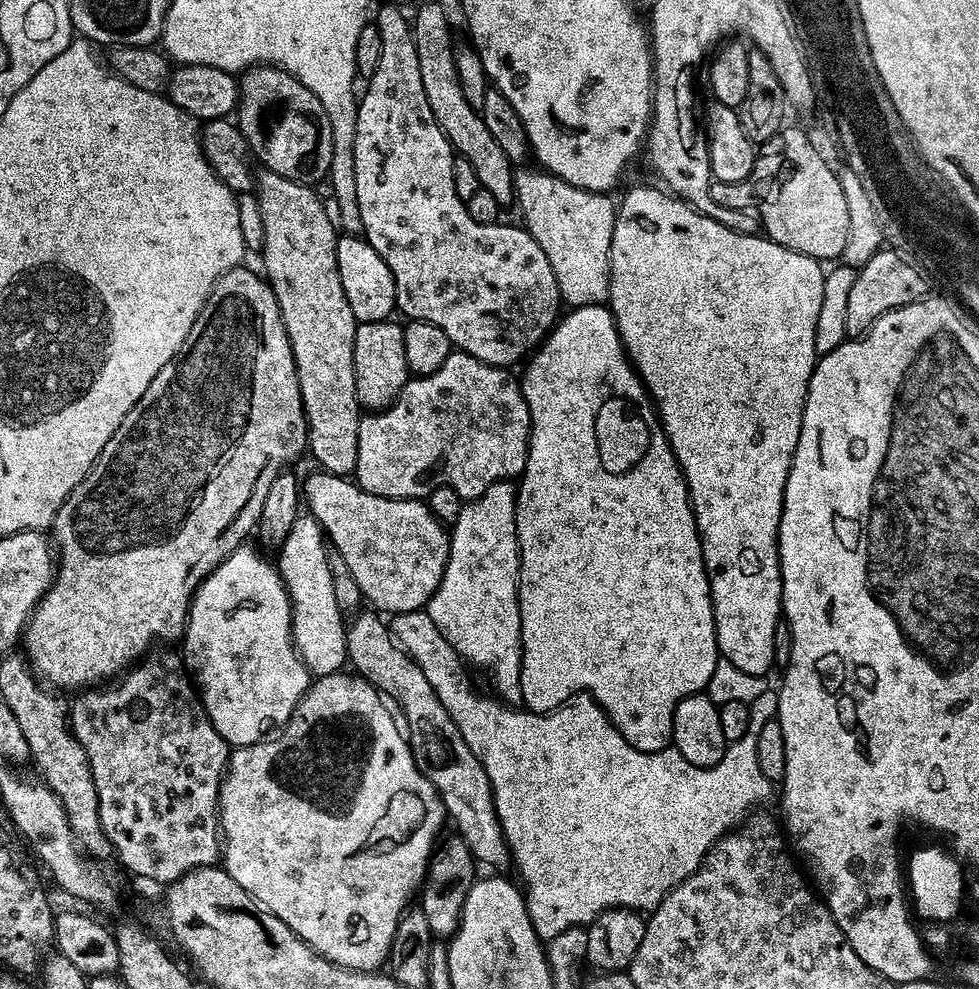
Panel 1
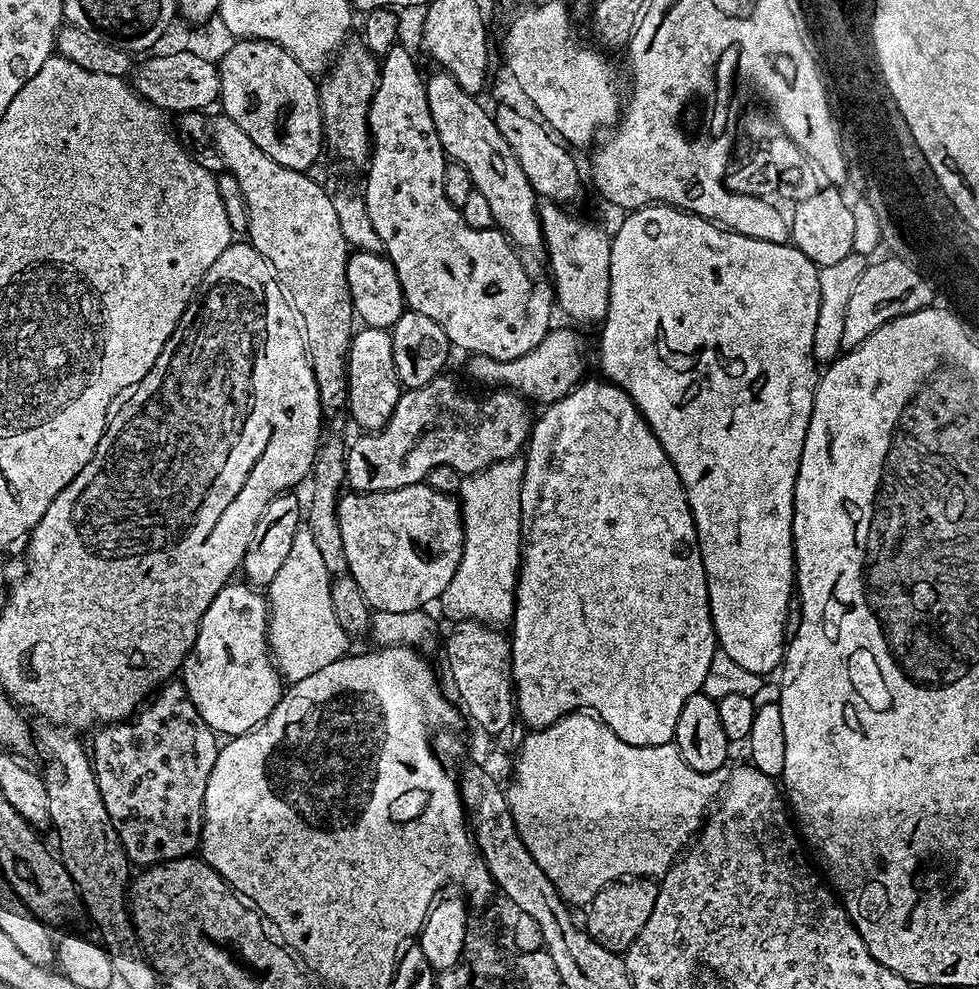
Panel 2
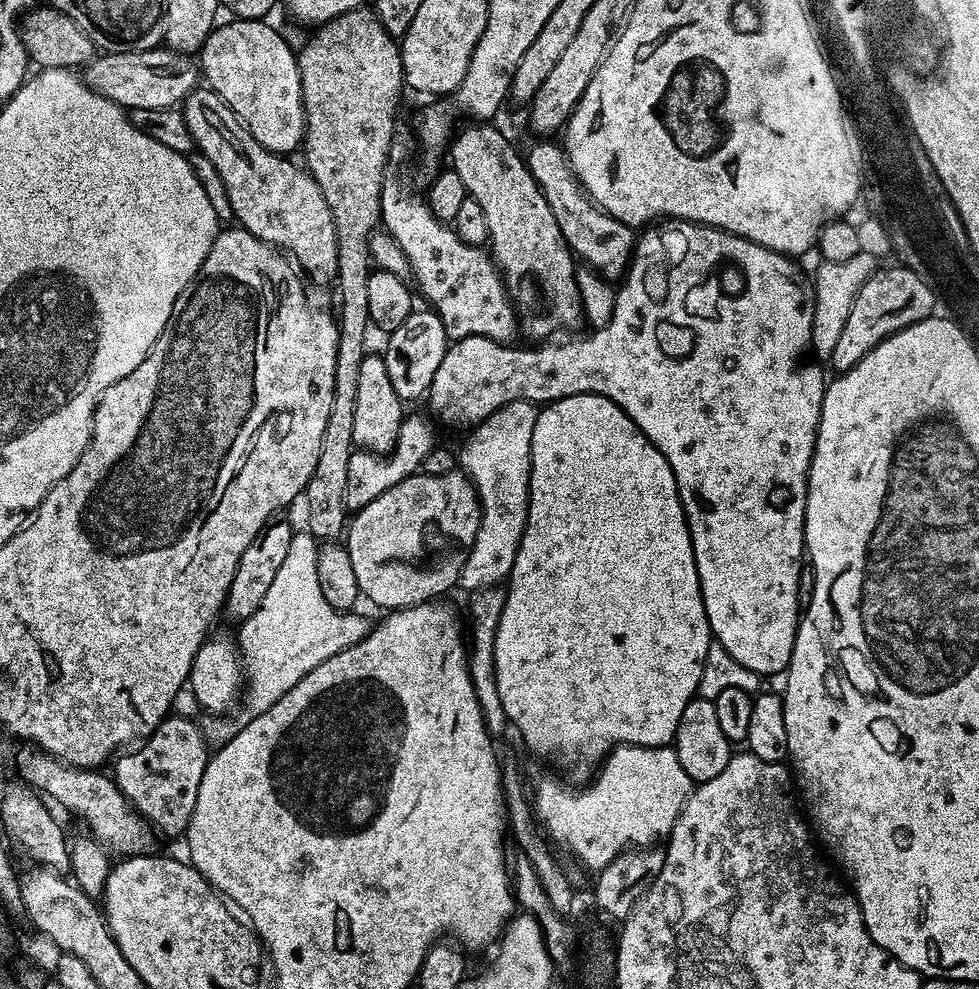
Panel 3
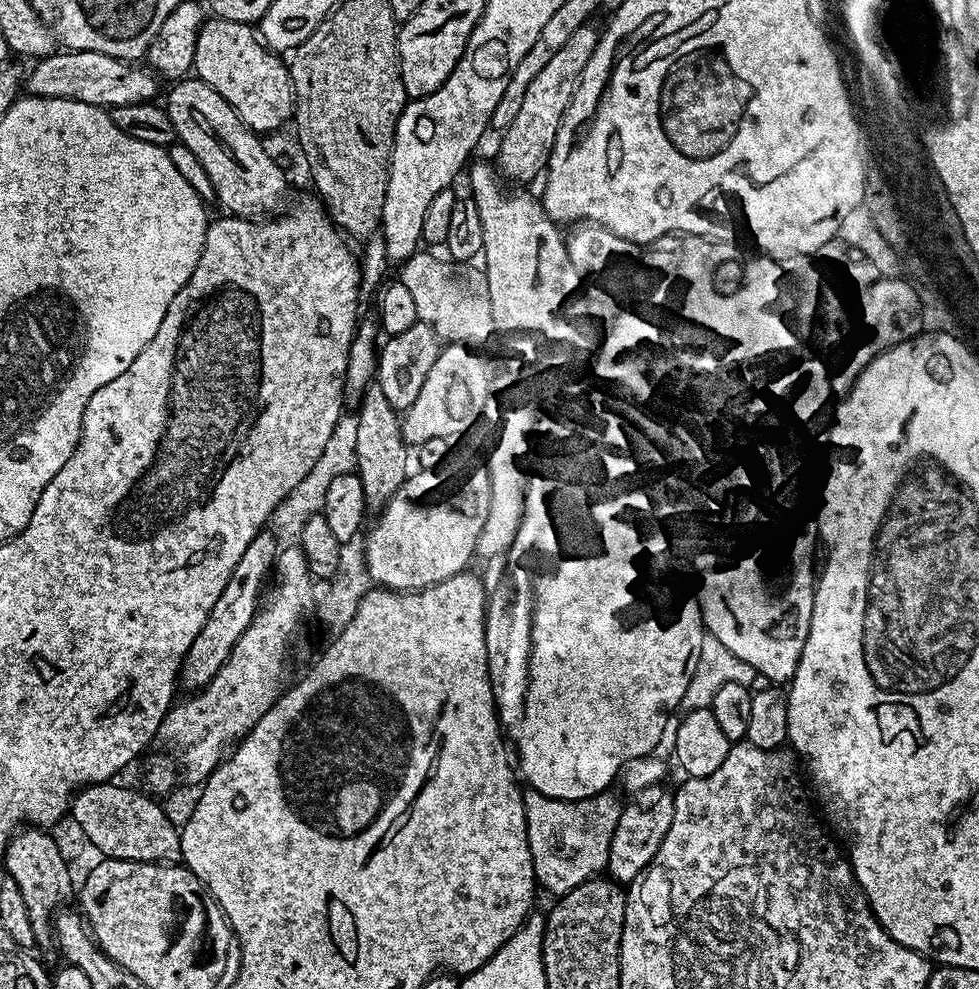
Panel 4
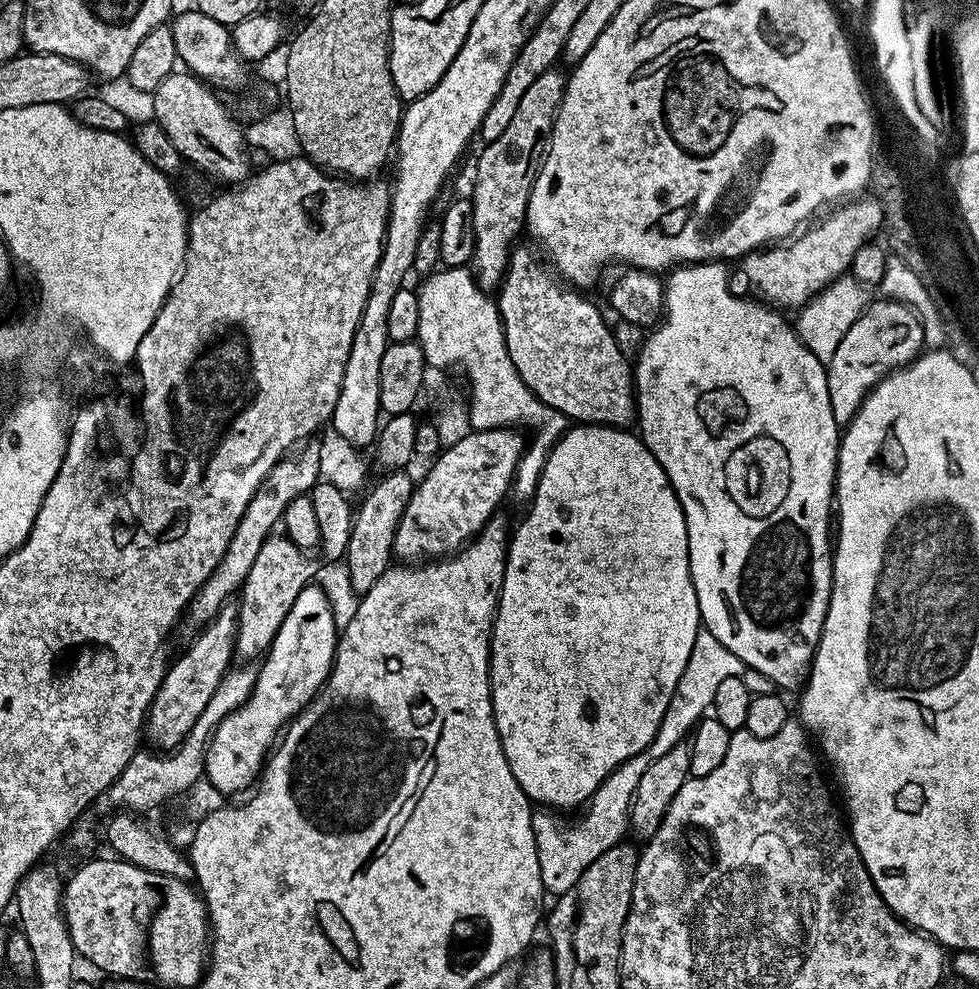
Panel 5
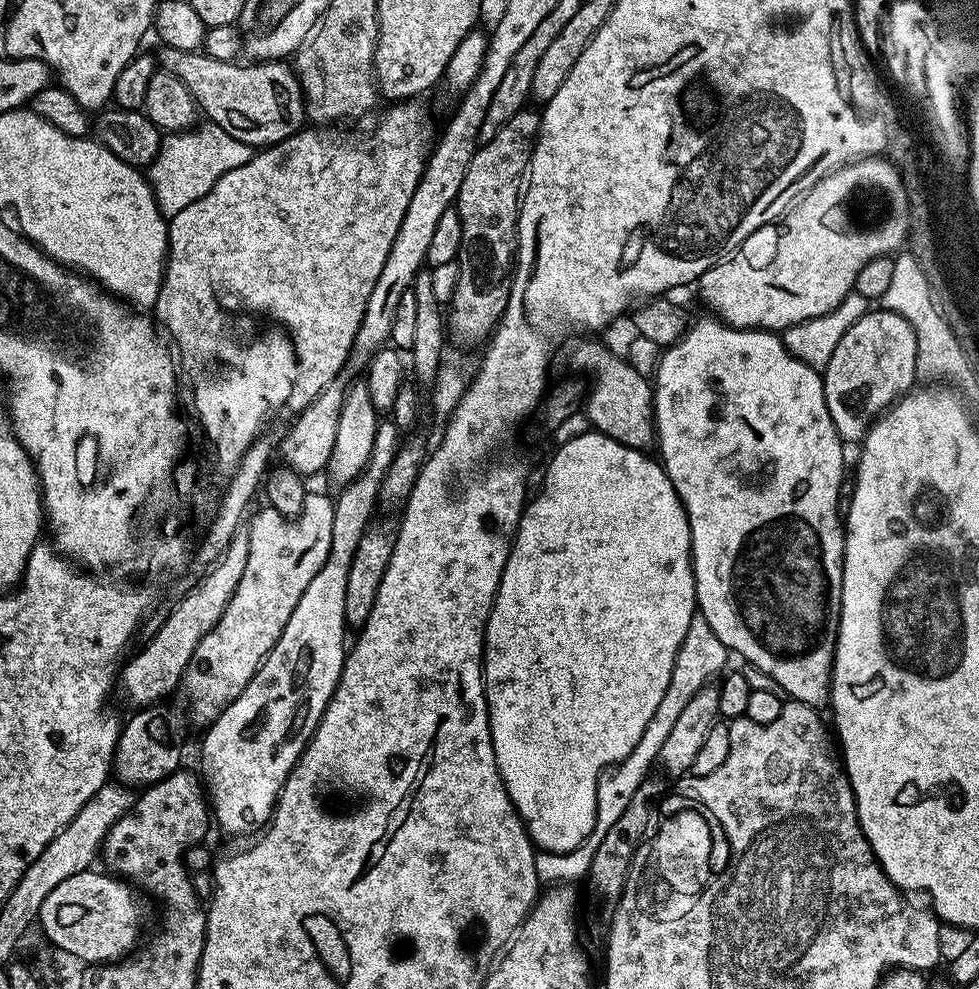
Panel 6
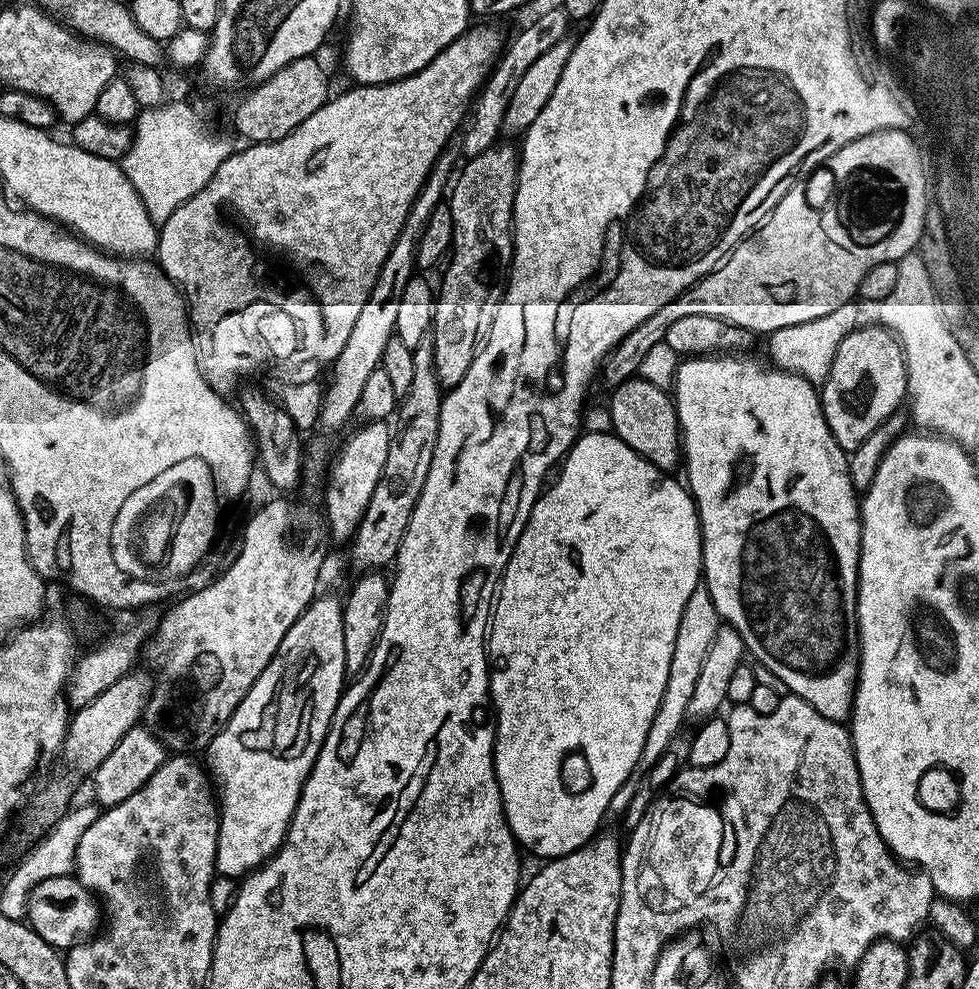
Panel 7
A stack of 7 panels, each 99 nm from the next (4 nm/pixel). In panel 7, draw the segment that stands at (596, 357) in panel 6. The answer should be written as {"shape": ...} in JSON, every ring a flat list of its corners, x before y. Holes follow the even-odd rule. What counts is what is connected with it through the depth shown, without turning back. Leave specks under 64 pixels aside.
{"shape":[[639,378,622,382,611,389,610,396,612,401,607,401,606,407,612,419,614,435,626,442,630,450,645,456,655,468,672,470,675,464,677,467,682,460,682,437,673,397,665,389,654,386,654,382]]}

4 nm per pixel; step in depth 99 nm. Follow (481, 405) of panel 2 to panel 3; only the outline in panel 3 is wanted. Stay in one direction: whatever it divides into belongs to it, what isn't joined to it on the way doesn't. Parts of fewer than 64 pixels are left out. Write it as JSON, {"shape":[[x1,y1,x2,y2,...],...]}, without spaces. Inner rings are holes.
{"shape":[[405,415,402,426,398,430,398,442,387,454,353,451,350,467,346,469,346,494,344,495,344,507,349,513,359,512,370,502,374,502,378,494,390,490,390,486,398,486,398,482,421,471,426,454,430,454,438,444,435,434,432,433,433,421,427,415,425,416]]}

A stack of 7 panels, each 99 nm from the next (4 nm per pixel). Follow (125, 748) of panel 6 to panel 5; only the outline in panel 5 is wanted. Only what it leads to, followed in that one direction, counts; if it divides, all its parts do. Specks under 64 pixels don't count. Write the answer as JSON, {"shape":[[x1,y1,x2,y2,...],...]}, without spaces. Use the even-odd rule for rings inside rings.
{"shape":[[229,602,224,609,195,633,196,641,177,658,167,665,162,682,154,694,154,702,144,717,143,739,148,740,153,749,171,750,190,734,194,722,202,718,202,710,210,703,214,690,222,678,230,671,236,650,236,609,235,603]]}

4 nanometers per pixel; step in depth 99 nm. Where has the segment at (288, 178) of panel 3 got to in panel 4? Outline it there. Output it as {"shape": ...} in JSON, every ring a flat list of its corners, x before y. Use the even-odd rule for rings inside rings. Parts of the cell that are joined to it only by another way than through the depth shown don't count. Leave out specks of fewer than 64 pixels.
{"shape":[[185,78,175,81,168,92,166,107,170,114,170,122,174,122,176,140,184,144,202,162,203,169,210,177,210,182,214,182,216,191,215,203,221,204,225,213,242,216,245,218,260,218,271,208,276,208,280,204,280,199,284,196,284,172,276,165,276,160,260,145,261,137,255,132,251,132,248,127,238,118,238,114,206,82,199,78]]}

